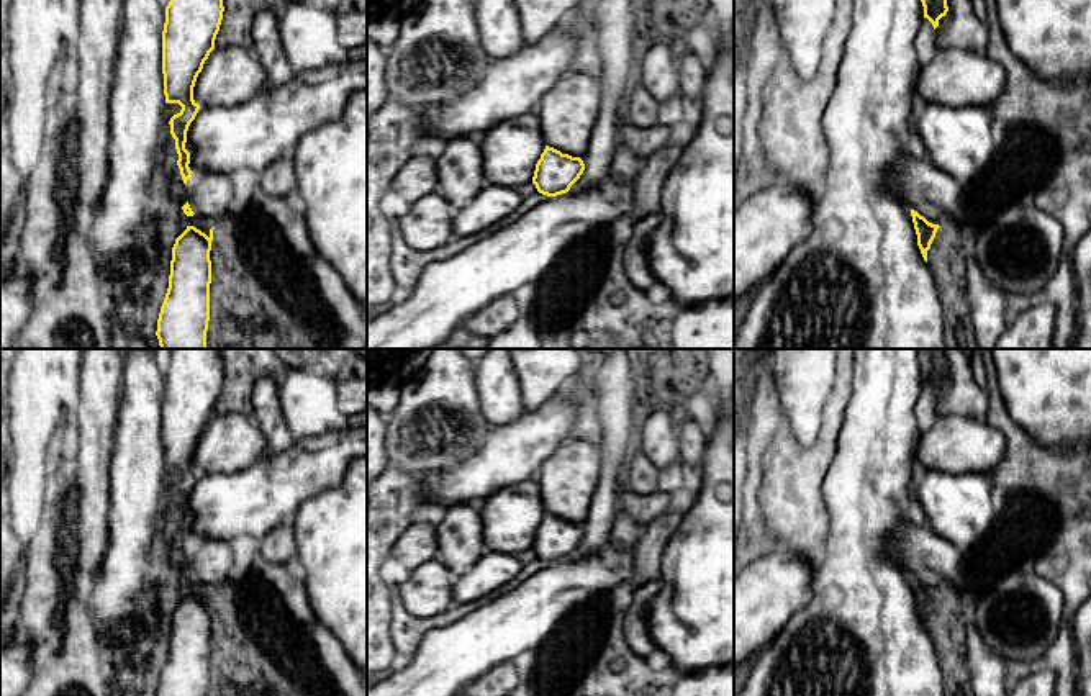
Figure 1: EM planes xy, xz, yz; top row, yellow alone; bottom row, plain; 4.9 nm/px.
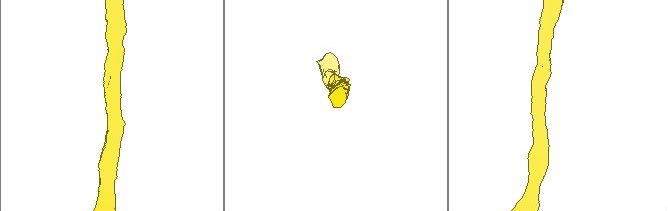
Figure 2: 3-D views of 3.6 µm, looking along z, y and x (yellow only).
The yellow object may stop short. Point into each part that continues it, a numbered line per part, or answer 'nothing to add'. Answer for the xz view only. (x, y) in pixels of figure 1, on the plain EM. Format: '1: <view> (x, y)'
1: xz (569, 479)

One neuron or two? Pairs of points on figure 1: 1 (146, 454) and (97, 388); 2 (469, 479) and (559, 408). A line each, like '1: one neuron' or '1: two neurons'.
1: two neurons
2: one neuron

